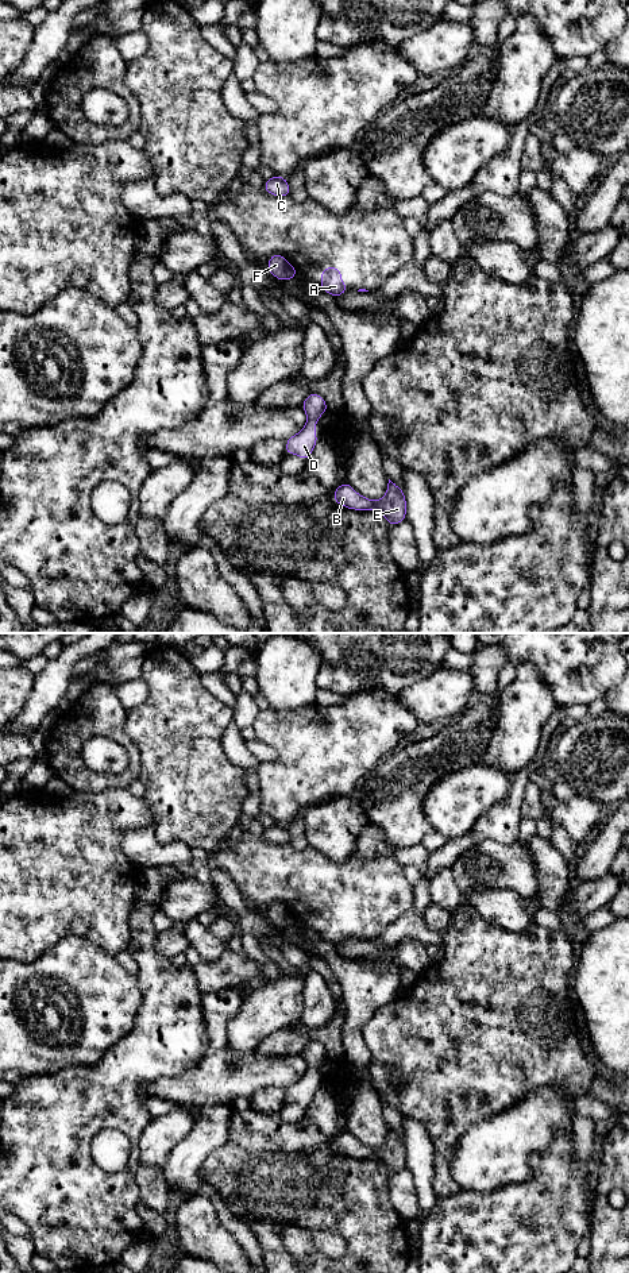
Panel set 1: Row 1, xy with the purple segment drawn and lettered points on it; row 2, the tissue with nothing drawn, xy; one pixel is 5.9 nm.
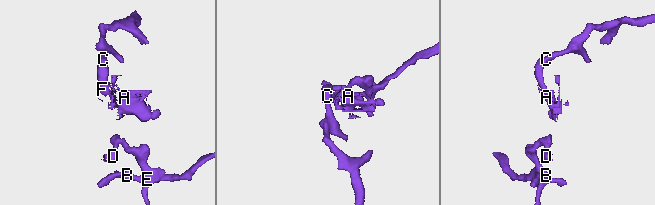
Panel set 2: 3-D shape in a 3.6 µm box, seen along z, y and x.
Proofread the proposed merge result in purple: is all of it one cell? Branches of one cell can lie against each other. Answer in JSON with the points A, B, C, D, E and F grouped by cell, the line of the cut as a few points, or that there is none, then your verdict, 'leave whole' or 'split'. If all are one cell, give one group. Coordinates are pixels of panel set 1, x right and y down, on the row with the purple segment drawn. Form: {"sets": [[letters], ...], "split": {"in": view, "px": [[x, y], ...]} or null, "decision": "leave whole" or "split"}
{"sets": [["A", "B", "D", "E"], ["C", "F"]], "split": {"in": "xy", "px": [[289, 265], [296, 274]]}, "decision": "split"}

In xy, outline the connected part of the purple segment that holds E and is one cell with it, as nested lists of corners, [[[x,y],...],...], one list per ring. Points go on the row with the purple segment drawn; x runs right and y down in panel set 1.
[[[389,479],[386,494],[379,501],[371,501],[359,495],[347,482],[337,486],[332,498],[340,506],[352,510],[373,510],[382,514],[389,525],[400,524],[406,520],[406,499],[404,490]]]

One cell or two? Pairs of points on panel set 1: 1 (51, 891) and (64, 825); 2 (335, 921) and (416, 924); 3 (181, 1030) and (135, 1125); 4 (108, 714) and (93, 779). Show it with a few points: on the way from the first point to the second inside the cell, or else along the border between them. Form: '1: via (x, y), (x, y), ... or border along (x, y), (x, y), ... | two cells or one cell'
1: via (56, 875), (56, 863), (64, 853), (64, 841) | one cell
2: border along (411, 909), (401, 914), (378, 937) | two cells
3: via (158, 1053), (132, 1079), (132, 1102) | one cell
4: via (91, 729), (72, 752), (72, 762), (76, 766) | one cell

